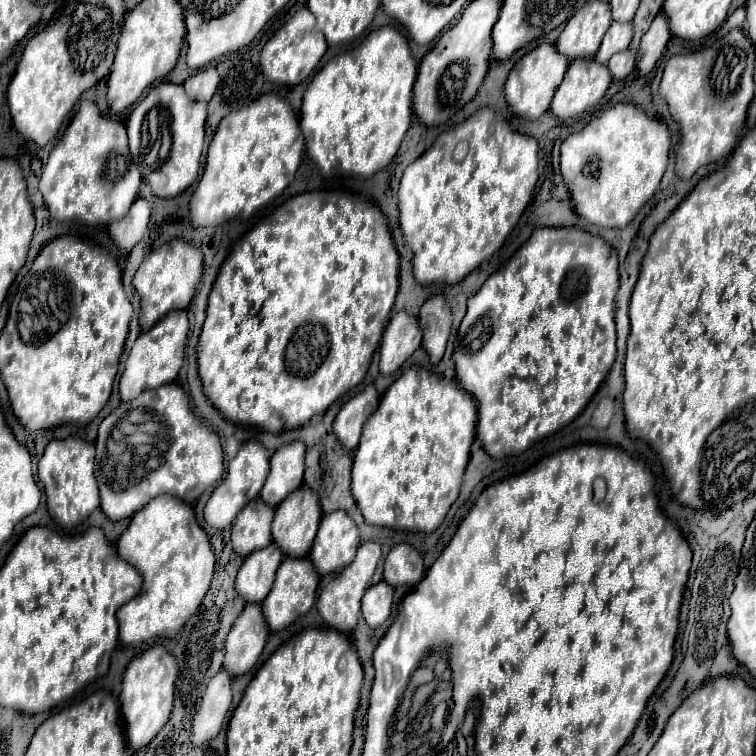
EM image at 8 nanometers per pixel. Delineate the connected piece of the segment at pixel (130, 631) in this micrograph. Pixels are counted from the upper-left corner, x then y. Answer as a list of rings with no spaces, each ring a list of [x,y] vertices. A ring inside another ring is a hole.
[[[157,496],[137,516],[117,542],[117,554],[143,574],[143,588],[129,604],[117,610],[119,640],[137,646],[149,638],[173,638],[199,608],[209,590],[215,556],[209,536],[197,524],[193,508],[175,496]]]

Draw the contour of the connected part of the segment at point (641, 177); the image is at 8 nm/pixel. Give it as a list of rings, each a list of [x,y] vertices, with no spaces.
[[[613,104],[561,144],[561,174],[575,210],[601,228],[625,228],[655,194],[669,160],[671,134],[665,122],[649,118],[635,104]]]

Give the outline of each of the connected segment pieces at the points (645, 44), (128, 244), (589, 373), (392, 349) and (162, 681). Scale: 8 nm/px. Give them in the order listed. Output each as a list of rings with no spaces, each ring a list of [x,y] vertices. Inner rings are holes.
[[[659,12],[651,24],[651,28],[645,32],[645,36],[641,38],[639,44],[639,52],[637,52],[637,68],[641,74],[649,74],[655,66],[655,62],[661,58],[665,44],[669,42],[671,32],[669,32],[669,24],[663,12]]]
[[[137,198],[121,220],[109,224],[109,236],[115,240],[119,248],[129,252],[143,238],[149,224],[149,216],[151,216],[151,202],[145,198]]]
[[[537,228],[531,238],[517,250],[517,254],[511,258],[511,262],[491,274],[479,292],[467,300],[467,314],[461,322],[457,348],[455,348],[455,366],[457,366],[457,380],[461,386],[471,392],[479,402],[479,422],[477,422],[477,436],[483,442],[483,448],[493,458],[503,458],[509,454],[519,454],[527,450],[533,442],[557,432],[559,428],[567,426],[571,420],[575,420],[591,396],[597,392],[599,384],[607,376],[613,360],[615,360],[615,296],[619,290],[619,270],[617,270],[617,252],[603,242],[601,238],[583,232],[579,228]]]
[[[407,310],[395,312],[381,340],[379,372],[383,376],[393,374],[419,346],[421,346],[421,328],[417,318],[409,316]]]
[[[151,646],[137,658],[133,658],[123,674],[121,684],[121,712],[125,718],[125,736],[131,750],[139,750],[157,736],[157,732],[167,724],[173,708],[175,680],[179,674],[179,664],[175,656],[163,646]]]

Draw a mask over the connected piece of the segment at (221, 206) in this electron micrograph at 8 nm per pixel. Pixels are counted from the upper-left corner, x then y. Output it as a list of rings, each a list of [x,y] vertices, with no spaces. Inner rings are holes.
[[[275,92],[225,116],[207,152],[203,178],[197,184],[189,216],[193,226],[219,226],[237,216],[249,218],[265,202],[279,196],[295,178],[305,150],[299,120],[289,102]]]

